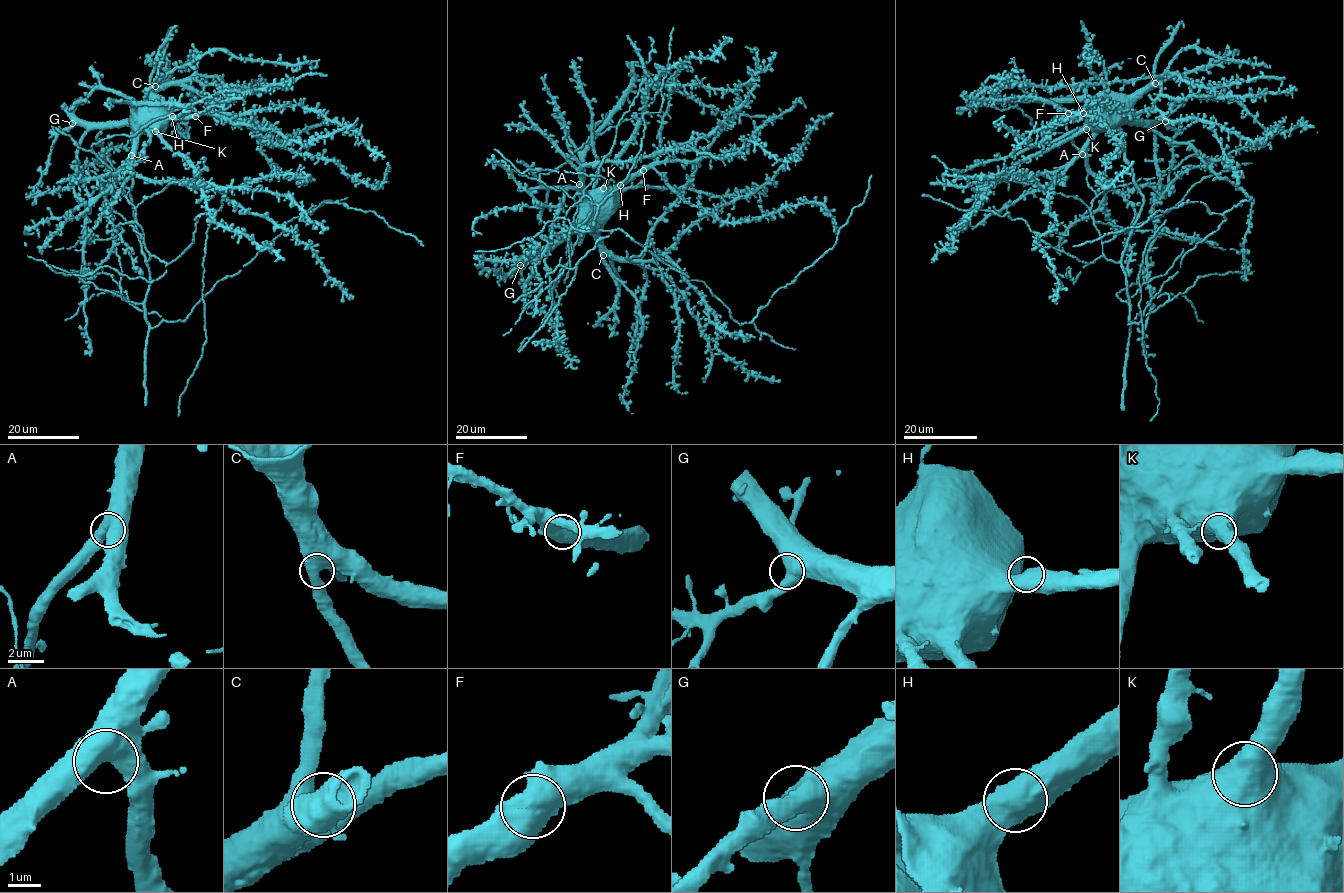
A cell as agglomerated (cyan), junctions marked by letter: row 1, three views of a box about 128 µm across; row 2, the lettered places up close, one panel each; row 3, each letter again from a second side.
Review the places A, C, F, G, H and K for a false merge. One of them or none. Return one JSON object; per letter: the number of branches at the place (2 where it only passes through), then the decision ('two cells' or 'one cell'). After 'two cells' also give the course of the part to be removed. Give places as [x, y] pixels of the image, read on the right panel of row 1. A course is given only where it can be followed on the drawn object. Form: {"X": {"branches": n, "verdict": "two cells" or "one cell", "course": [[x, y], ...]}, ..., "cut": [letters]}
{"A": {"branches": 2, "verdict": "one cell"}, "C": {"branches": 2, "verdict": "one cell"}, "F": {"branches": 2, "verdict": "one cell"}, "G": {"branches": 2, "verdict": "one cell"}, "H": {"branches": 2, "verdict": "one cell"}, "K": {"branches": 2, "verdict": "one cell"}, "cut": []}

